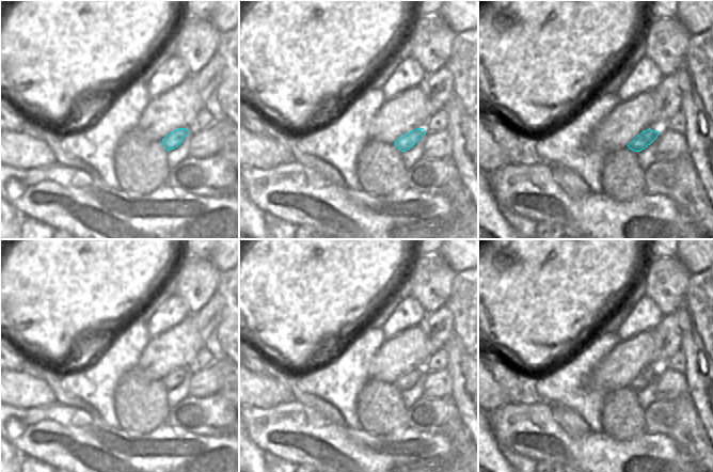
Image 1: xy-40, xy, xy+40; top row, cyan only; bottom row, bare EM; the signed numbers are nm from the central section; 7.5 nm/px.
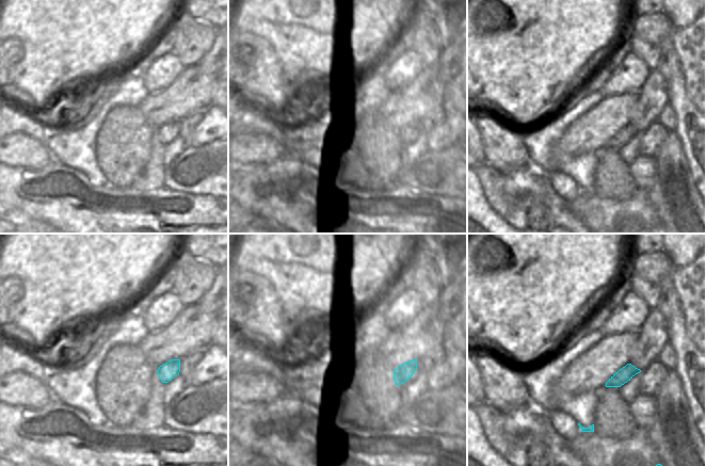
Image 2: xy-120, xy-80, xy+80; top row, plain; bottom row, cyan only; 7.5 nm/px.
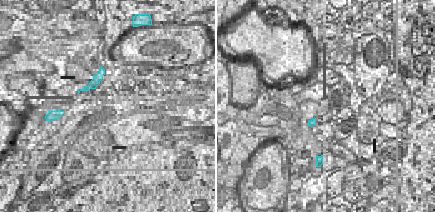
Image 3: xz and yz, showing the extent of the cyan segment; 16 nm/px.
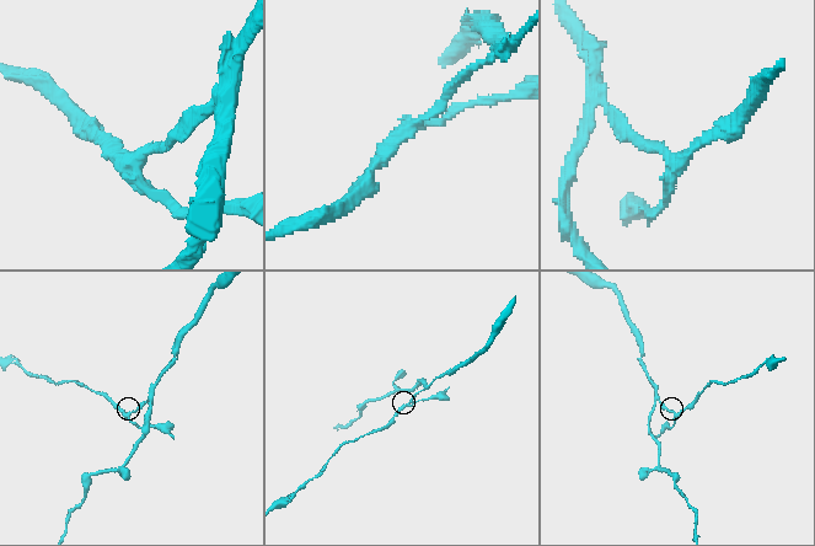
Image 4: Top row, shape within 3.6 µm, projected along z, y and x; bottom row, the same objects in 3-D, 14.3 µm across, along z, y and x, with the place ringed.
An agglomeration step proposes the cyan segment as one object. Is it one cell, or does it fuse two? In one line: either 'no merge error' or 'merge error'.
merge error

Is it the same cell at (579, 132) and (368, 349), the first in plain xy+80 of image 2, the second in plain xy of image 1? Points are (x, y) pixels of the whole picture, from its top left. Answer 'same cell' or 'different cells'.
different cells

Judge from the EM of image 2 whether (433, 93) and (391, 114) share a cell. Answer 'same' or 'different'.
same

